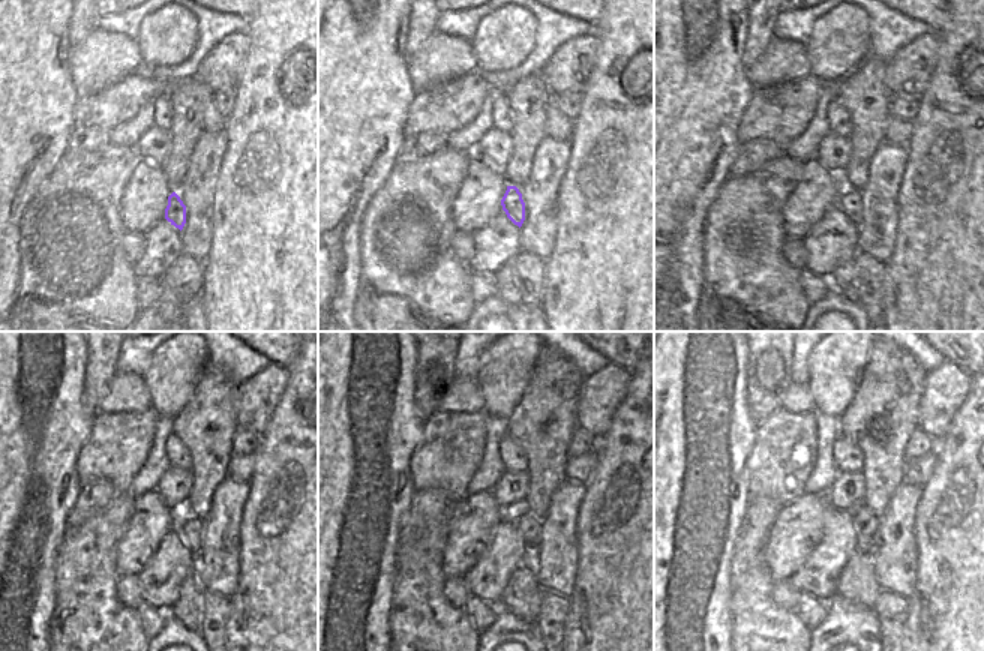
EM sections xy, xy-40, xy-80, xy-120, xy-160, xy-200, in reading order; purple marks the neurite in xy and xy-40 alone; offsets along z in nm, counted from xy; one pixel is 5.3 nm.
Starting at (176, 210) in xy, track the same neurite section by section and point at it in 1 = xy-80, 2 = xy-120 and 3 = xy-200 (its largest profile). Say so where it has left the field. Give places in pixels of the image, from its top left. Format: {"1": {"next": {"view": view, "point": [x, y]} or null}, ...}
{"1": {"next": {"view": "xy-80", "point": [849, 200]}}, "2": {"next": {"view": "xy-120", "point": [189, 528]}}, "3": {"next": {"view": "xy-200", "point": [864, 522]}}}

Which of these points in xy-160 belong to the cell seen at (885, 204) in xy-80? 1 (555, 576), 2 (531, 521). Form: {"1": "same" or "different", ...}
{"1": "same", "2": "different"}

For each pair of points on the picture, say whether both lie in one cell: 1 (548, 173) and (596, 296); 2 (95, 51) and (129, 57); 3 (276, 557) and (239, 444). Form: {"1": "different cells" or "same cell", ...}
{"1": "different cells", "2": "same cell", "3": "different cells"}

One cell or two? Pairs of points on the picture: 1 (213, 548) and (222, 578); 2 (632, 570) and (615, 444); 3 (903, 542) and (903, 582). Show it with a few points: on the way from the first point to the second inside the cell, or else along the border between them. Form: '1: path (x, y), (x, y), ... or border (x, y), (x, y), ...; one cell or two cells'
1: path (218, 555), (218, 570); one cell
2: path (611, 539), (599, 527), (608, 515), (609, 476); one cell
3: path (902, 552), (902, 572); one cell

